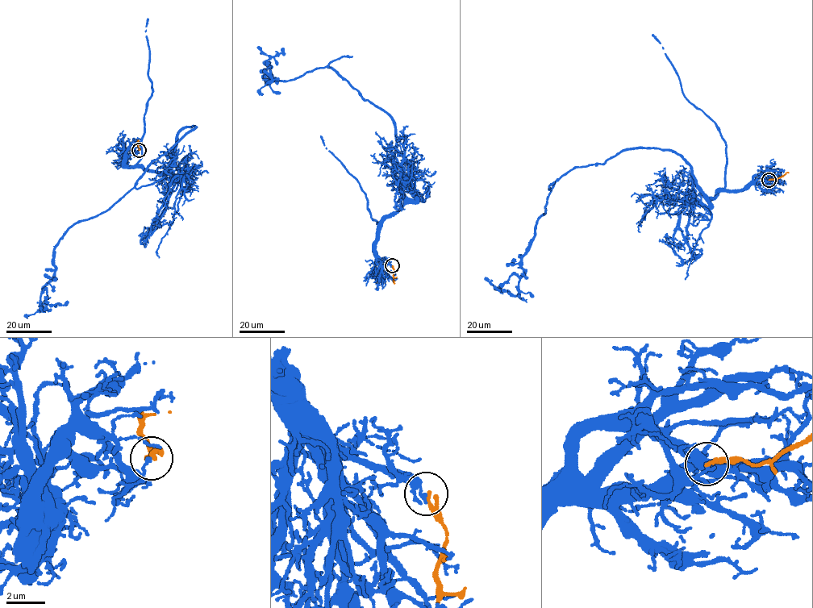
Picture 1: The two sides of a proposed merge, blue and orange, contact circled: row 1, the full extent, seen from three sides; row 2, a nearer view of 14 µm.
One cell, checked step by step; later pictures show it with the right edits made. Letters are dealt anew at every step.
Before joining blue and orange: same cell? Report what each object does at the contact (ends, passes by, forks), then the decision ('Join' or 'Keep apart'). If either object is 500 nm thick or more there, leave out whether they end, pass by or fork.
At the ring blue ends. At the ring orange passes by. Keep apart

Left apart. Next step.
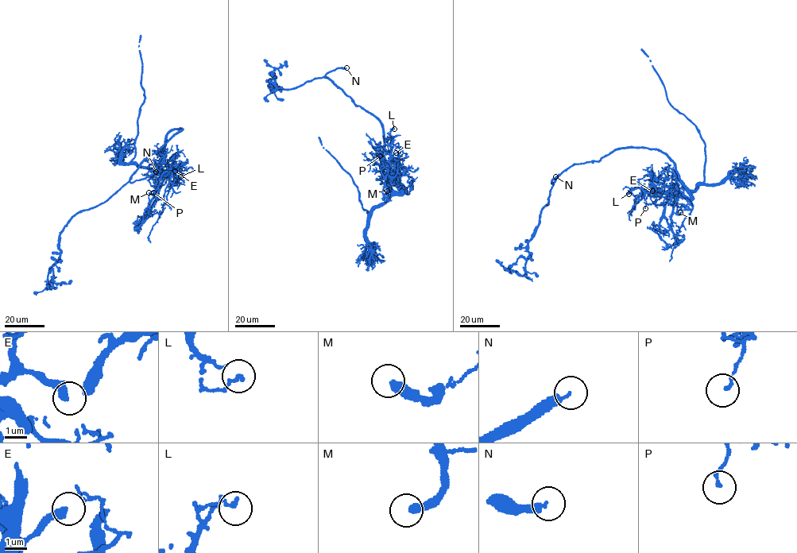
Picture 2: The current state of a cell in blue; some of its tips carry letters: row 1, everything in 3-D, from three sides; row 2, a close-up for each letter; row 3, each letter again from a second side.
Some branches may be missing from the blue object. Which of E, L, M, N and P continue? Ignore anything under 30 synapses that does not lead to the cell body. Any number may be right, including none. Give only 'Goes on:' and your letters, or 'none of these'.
Goes on: M, N

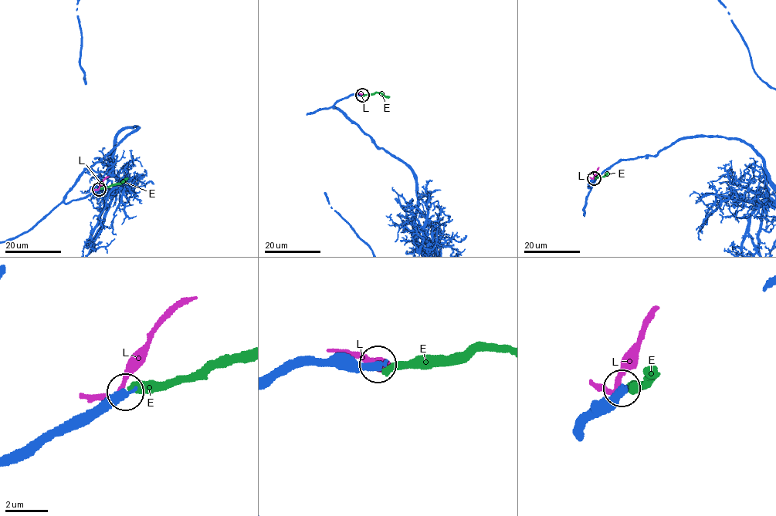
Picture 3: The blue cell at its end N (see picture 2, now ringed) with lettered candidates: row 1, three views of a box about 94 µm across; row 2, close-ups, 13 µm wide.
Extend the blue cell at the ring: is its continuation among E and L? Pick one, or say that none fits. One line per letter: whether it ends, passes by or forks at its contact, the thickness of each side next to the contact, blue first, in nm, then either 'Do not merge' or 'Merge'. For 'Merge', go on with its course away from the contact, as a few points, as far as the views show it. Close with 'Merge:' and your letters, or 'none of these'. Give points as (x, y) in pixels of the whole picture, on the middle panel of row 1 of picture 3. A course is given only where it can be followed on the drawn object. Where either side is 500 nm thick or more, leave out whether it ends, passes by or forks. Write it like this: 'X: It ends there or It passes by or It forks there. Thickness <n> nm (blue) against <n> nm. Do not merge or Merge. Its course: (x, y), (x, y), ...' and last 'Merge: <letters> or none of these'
E: It ends there. Thickness 300 nm (blue) against 360 nm. Do not merge
L: Thickness 500 nm (blue) against 240 nm. Do not merge
Merge: none of these

